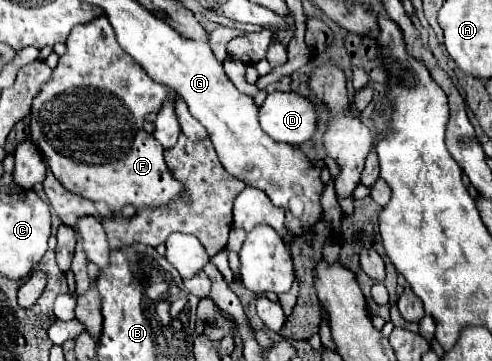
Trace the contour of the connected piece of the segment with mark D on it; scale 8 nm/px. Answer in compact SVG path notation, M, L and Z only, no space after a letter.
M270 92L260 106L260 126L276 142L298 146L316 130L312 102L294 92Z

